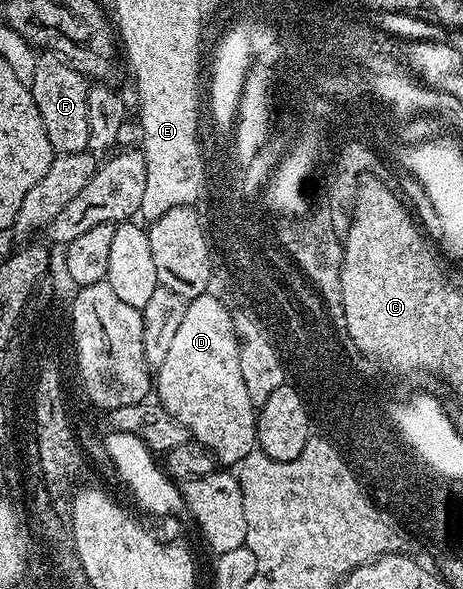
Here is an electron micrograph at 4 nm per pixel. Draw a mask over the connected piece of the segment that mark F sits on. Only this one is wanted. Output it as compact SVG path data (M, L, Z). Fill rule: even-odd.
M42 53L34 63L34 76L28 79L28 86L32 97L36 101L36 109L40 109L40 121L44 121L44 133L48 133L48 141L54 146L55 152L72 154L85 151L89 145L88 119L88 79L81 71L74 68L74 64L57 53Z

